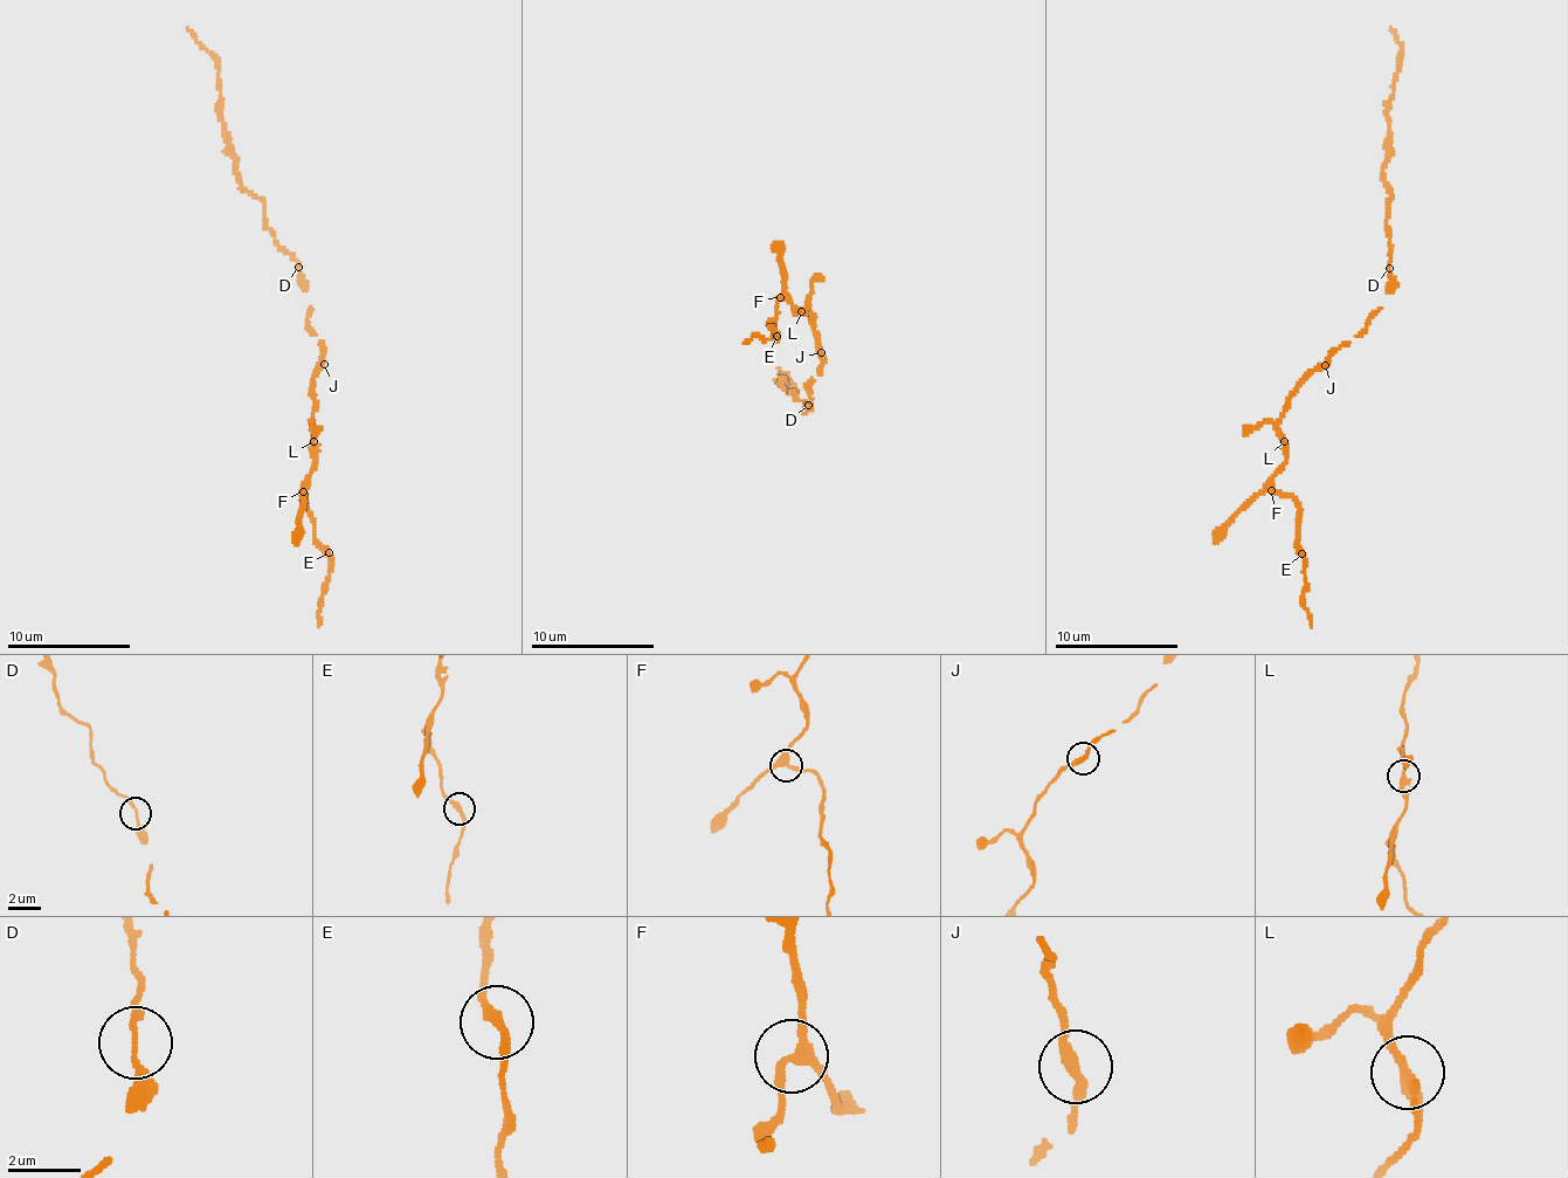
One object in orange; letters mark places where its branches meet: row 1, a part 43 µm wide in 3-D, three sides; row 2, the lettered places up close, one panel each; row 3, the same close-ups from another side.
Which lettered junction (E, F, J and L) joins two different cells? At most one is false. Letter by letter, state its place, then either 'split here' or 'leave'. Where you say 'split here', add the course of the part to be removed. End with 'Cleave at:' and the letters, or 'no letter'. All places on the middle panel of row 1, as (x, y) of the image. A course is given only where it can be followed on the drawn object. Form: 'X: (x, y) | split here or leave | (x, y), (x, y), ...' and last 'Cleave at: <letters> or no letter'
E: (776, 336) | leave
F: (780, 297) | leave
J: (821, 352) | leave
L: (801, 311) | leave
Cleave at: no letter

